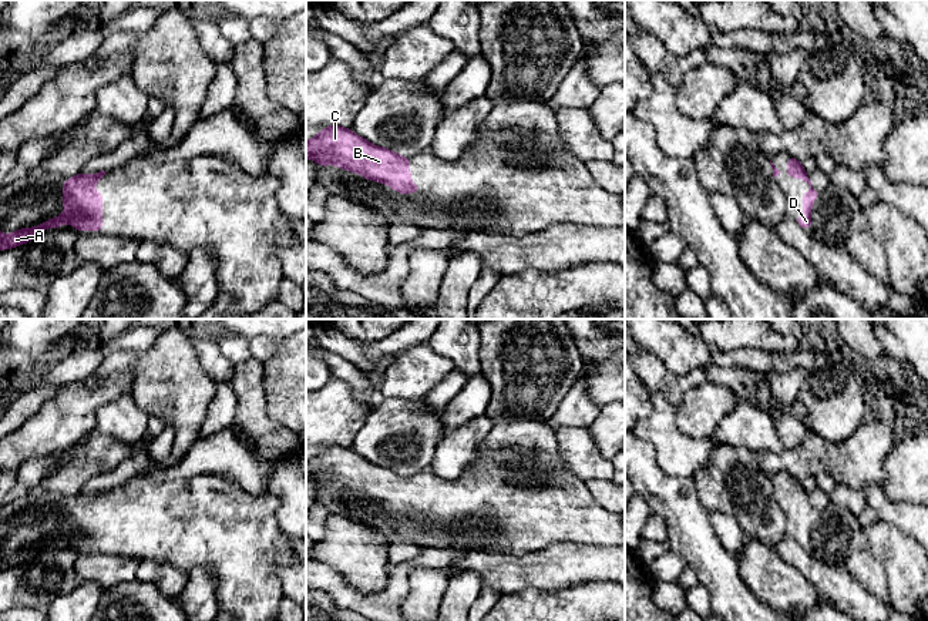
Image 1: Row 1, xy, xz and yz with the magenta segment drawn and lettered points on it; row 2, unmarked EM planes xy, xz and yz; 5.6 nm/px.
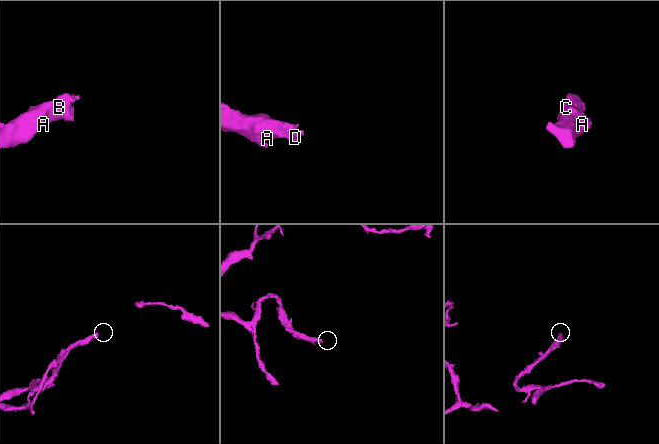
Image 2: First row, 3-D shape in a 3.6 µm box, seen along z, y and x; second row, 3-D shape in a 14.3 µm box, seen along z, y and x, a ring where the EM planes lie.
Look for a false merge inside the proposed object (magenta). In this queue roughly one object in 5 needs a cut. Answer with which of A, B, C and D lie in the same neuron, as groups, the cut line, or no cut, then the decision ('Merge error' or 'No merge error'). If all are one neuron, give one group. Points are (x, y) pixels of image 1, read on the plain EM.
Groups: A B C D. No split. No merge error

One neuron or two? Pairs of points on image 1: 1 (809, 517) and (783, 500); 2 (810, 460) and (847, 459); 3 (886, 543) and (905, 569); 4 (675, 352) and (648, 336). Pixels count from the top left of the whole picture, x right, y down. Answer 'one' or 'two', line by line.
1: one
2: one
3: one
4: one

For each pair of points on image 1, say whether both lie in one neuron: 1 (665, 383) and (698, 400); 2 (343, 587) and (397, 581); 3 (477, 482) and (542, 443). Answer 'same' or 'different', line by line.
1: different
2: same
3: same

